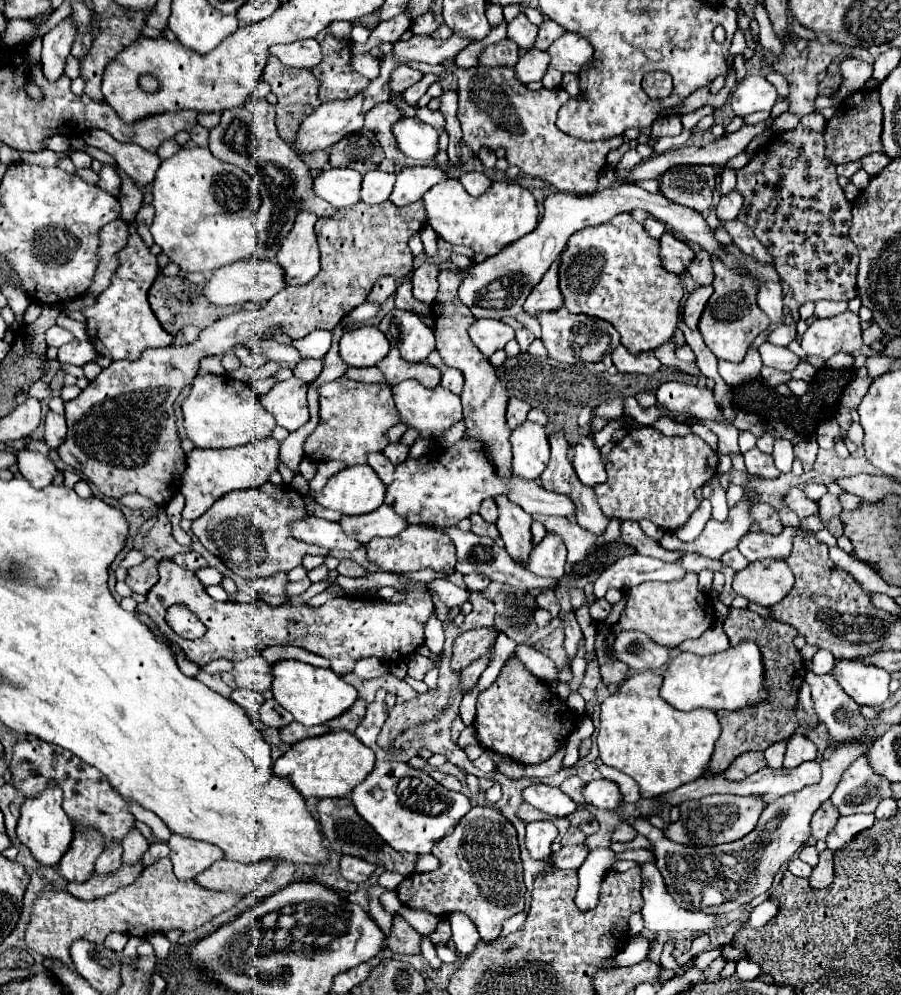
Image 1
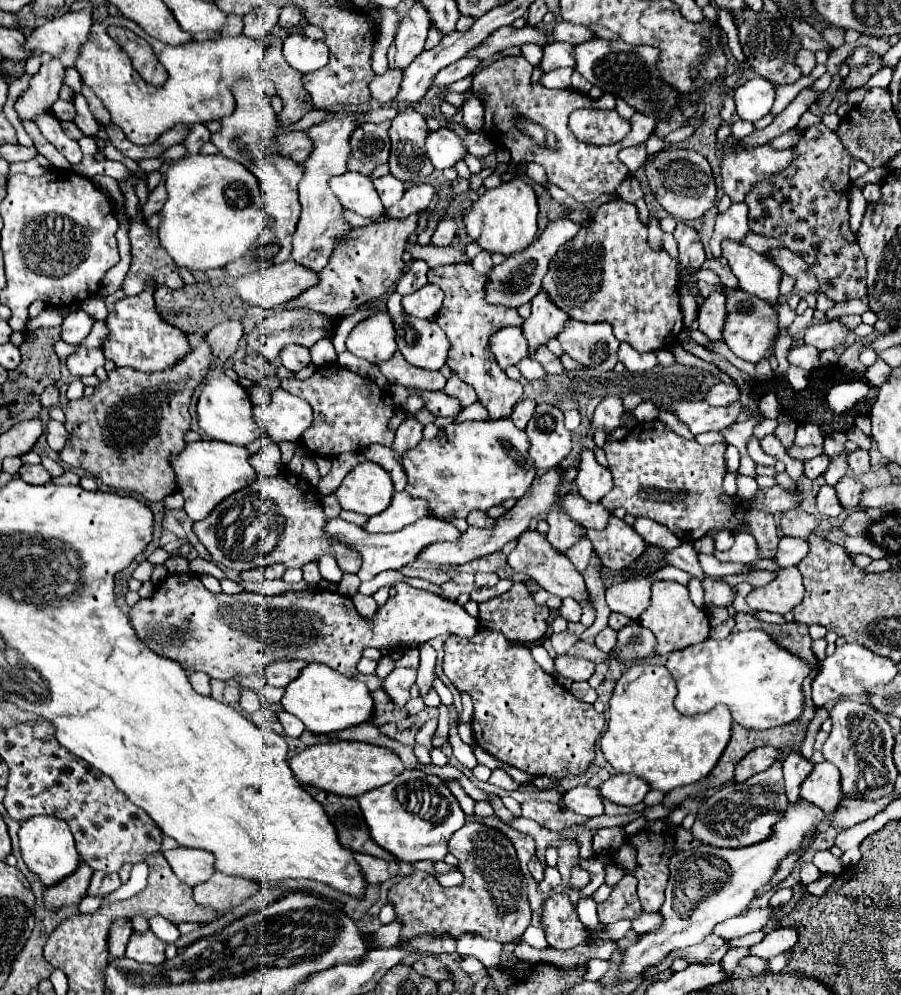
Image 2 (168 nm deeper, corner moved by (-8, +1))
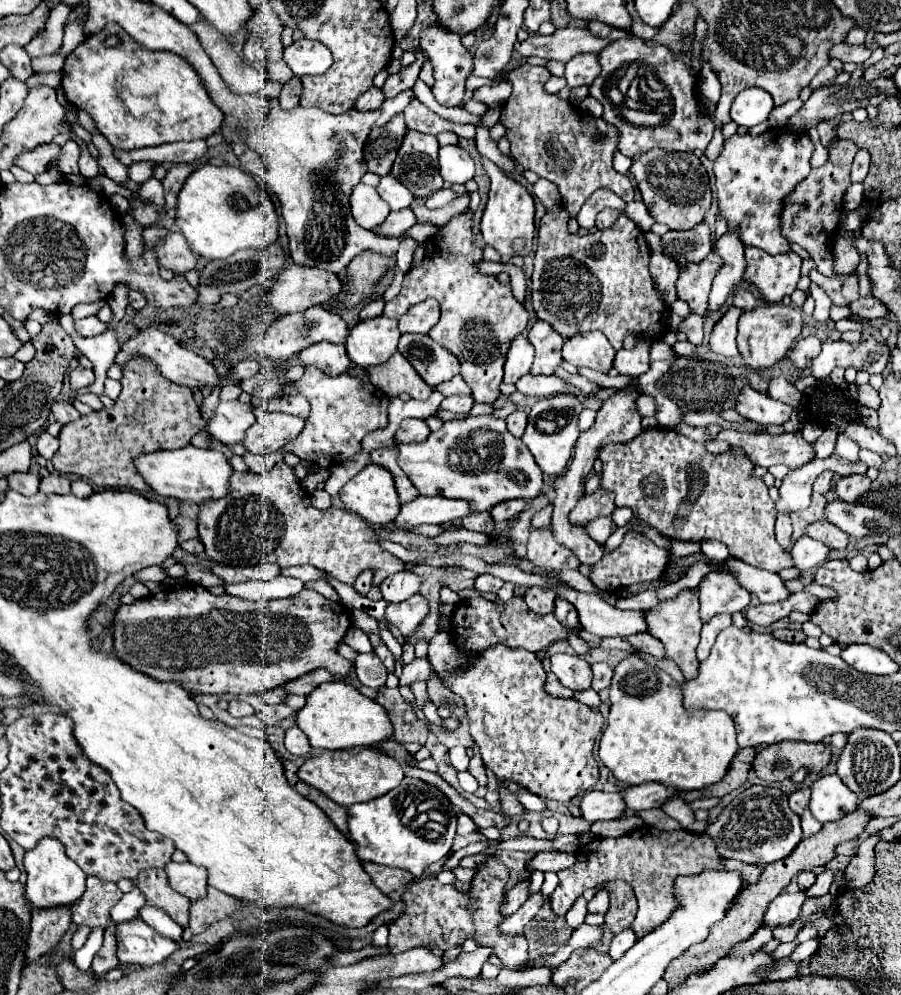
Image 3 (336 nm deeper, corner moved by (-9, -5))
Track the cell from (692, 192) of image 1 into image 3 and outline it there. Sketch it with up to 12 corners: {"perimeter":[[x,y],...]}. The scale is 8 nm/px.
{"perimeter":[[652,148],[632,158],[656,222],[690,230],[712,194],[692,152]]}

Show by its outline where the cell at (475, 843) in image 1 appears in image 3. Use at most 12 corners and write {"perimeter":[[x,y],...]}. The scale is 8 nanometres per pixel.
{"perimeter":[[490,856],[468,894],[436,878],[404,892],[390,954],[466,938],[522,970],[528,942],[500,936],[508,870]]}

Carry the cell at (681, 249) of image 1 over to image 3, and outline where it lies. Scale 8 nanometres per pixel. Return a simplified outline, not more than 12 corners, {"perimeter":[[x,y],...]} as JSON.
{"perimeter":[[704,222],[686,232],[666,232],[664,250],[700,262],[712,250]]}

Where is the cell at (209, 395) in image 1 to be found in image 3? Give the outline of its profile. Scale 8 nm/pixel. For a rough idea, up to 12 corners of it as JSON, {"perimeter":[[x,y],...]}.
{"perimeter":[[218,404],[208,432],[238,444],[254,424],[252,404]]}

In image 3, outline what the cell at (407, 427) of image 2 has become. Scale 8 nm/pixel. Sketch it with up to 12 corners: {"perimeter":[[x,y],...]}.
{"perimeter":[[404,420],[396,432],[398,442],[422,442],[430,434],[424,420]]}

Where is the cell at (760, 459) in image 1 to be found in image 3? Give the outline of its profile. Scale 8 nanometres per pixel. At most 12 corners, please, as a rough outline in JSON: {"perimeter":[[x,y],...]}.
{"perimeter":[[720,432],[756,466],[800,468],[814,448],[800,432]]}

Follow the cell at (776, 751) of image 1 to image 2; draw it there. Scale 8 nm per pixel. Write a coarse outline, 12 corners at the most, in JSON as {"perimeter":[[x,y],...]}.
{"perimeter":[[781,762],[699,806],[691,834],[743,848],[787,808]]}

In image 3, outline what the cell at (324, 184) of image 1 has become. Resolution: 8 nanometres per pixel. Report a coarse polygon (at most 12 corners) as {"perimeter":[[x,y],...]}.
{"perimeter":[[358,184],[350,196],[352,216],[366,230],[390,214],[376,188]]}

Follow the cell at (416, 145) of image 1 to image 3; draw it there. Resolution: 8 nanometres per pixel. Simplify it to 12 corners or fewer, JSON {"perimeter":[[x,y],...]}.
{"perimeter":[[460,146],[440,148],[448,184],[474,178],[474,160]]}

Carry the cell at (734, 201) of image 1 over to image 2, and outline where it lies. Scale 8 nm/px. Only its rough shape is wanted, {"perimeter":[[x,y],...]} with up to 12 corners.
{"perimeter":[[733,202],[717,214],[709,242],[713,256],[721,256],[721,240],[741,242],[749,232],[747,204]]}

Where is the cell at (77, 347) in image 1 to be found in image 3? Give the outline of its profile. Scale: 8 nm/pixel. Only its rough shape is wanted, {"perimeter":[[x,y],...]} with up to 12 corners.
{"perimeter":[[78,366],[70,372],[72,390],[94,382],[94,372]]}

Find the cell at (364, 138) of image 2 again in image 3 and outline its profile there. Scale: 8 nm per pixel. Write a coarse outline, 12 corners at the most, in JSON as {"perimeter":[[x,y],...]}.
{"perimeter":[[404,114],[374,128],[364,144],[368,170],[386,176],[406,134]]}

